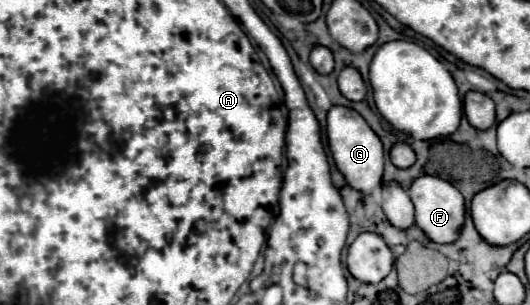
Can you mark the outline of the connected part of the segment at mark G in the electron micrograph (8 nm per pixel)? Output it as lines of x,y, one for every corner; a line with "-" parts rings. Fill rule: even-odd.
341,105
331,107
327,113
327,139
329,139
329,149
335,159
335,165
343,173
351,189
369,195
377,187
381,187
383,145
379,137
375,135
375,131
365,123
365,119
357,111
349,107
341,107

